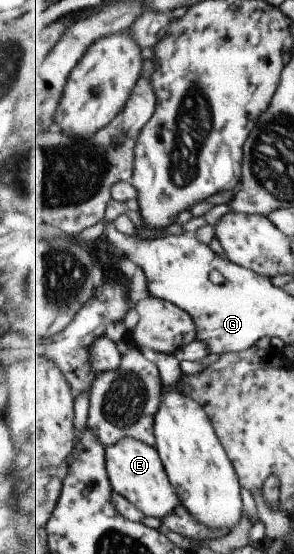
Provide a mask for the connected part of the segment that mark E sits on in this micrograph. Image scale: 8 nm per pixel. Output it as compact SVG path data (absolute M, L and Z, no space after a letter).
M121 438L106 448L106 469L114 492L125 496L146 516L163 520L181 504L176 487L168 477L160 451L138 438Z

